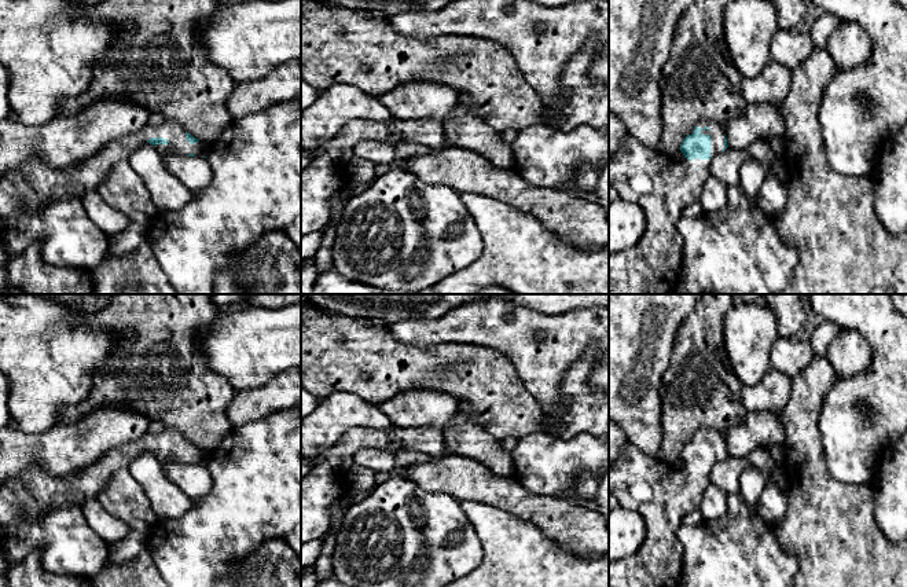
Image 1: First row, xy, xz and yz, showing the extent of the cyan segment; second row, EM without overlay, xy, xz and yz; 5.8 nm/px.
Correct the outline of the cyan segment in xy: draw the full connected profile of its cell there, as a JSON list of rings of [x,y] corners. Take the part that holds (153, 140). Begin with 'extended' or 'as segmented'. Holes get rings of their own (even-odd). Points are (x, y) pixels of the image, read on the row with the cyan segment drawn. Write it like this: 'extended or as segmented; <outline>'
extended; [[[177,122],[147,124],[139,132],[111,140],[92,159],[62,170],[43,161],[26,161],[0,177],[0,217],[38,214],[60,198],[96,191],[110,169],[128,159],[143,144],[153,144],[164,162],[170,155],[205,157],[209,146],[187,133]]]

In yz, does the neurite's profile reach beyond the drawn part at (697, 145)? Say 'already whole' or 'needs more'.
needs more

